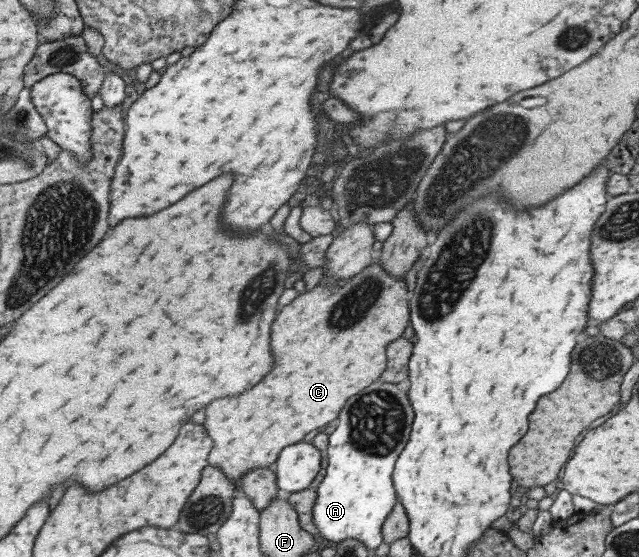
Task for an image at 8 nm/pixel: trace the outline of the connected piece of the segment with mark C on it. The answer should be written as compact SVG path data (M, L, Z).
M376 261L332 288L318 283L283 306L272 324L272 354L276 356L272 372L244 394L214 400L206 408L206 430L214 440L210 465L223 470L236 487L239 488L245 472L258 467L271 468L283 448L304 441L308 432L338 418L346 398L359 394L382 376L387 367L386 346L402 337L408 326L410 298L406 281L391 277Z

